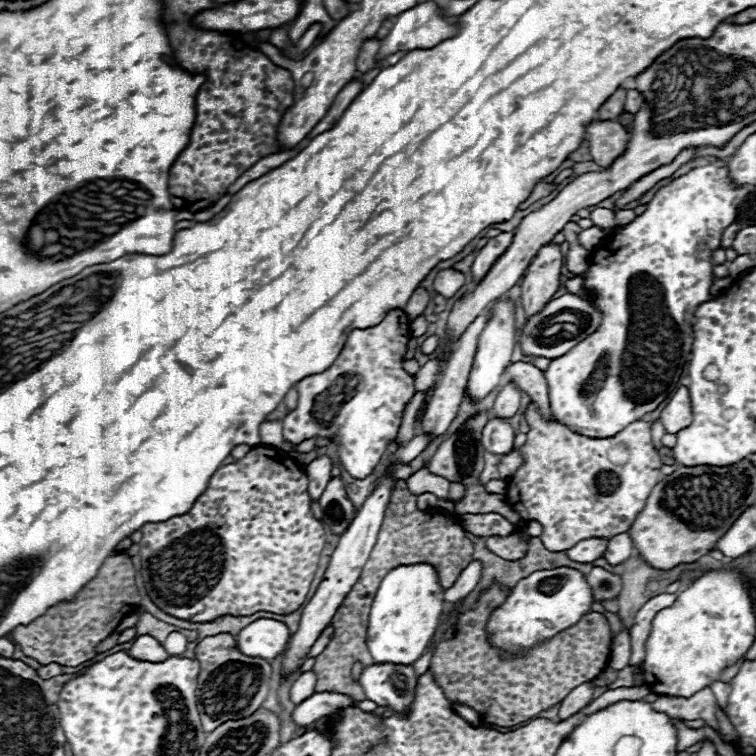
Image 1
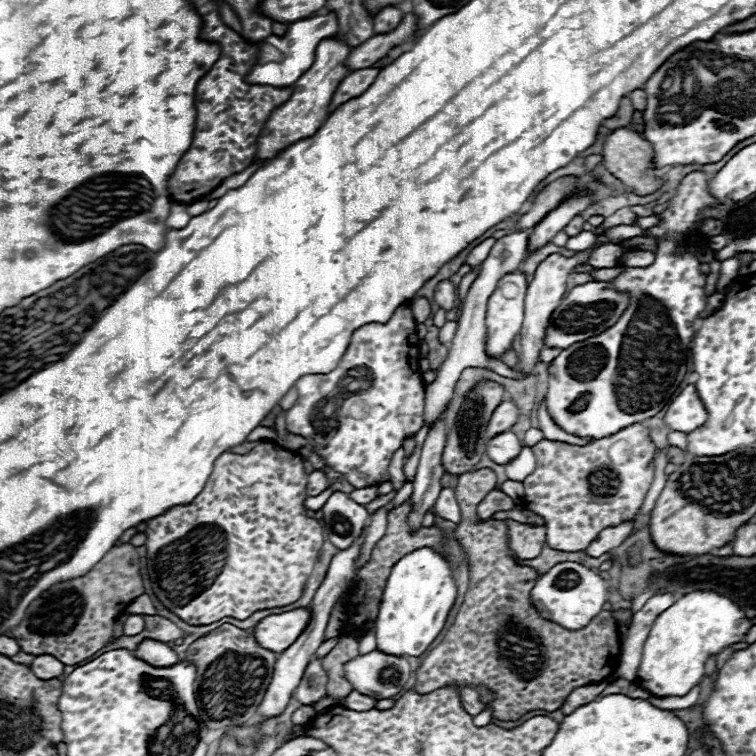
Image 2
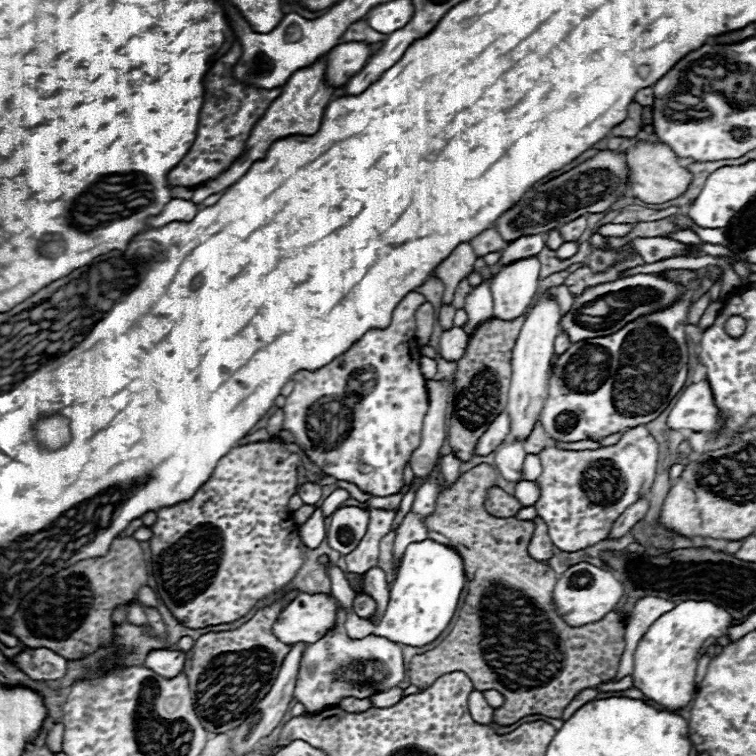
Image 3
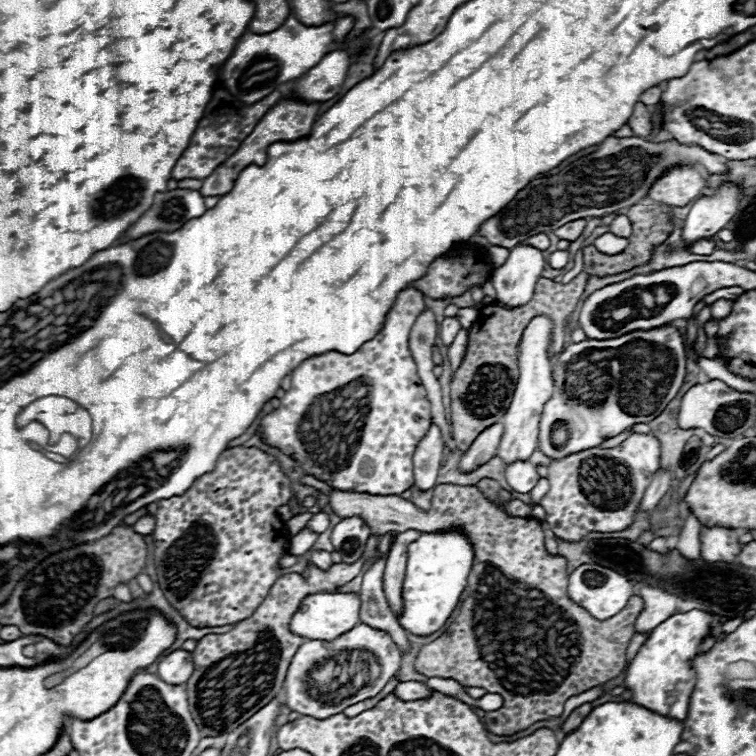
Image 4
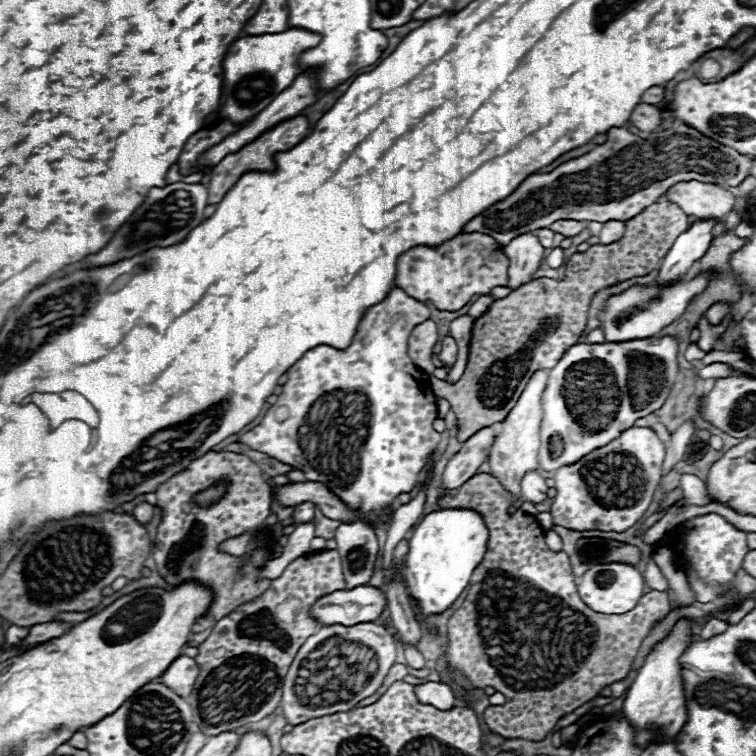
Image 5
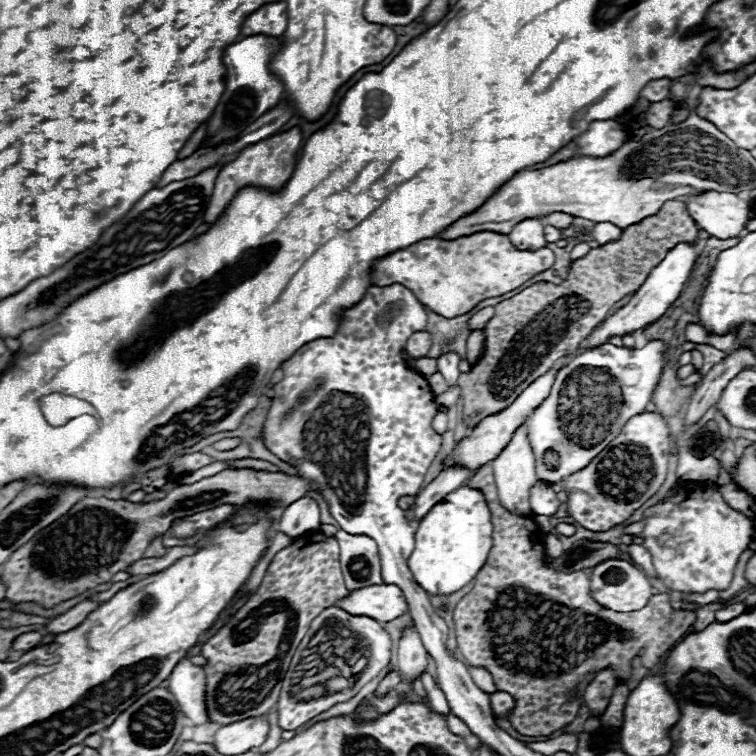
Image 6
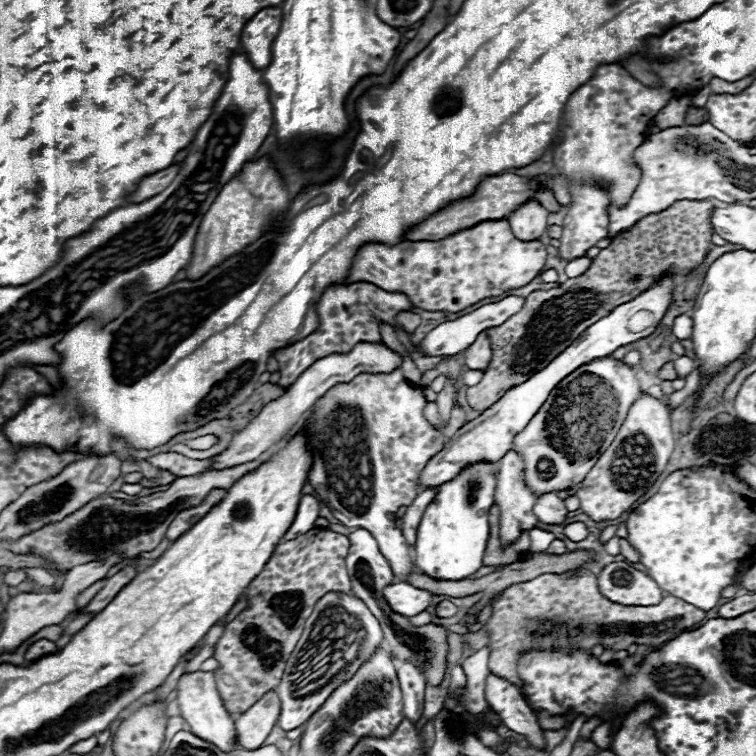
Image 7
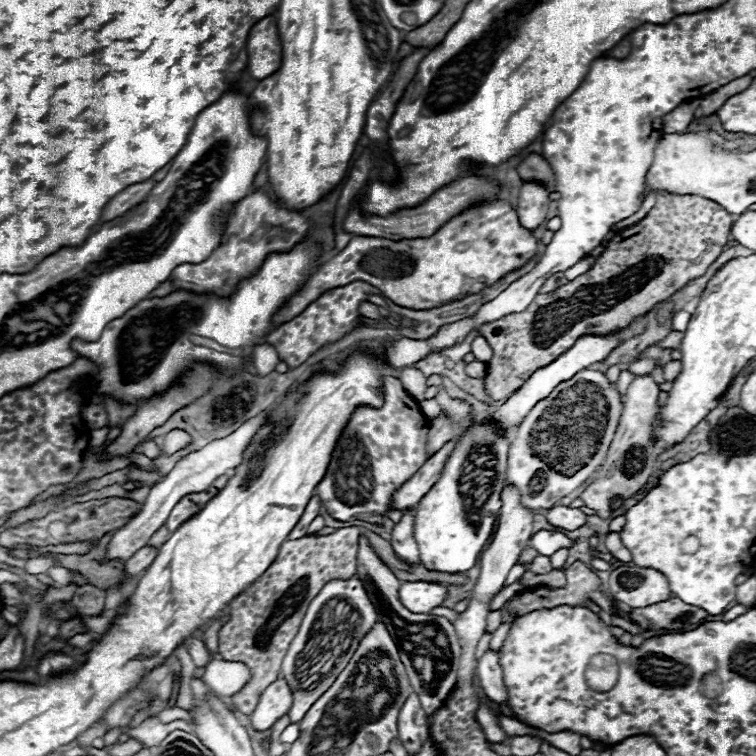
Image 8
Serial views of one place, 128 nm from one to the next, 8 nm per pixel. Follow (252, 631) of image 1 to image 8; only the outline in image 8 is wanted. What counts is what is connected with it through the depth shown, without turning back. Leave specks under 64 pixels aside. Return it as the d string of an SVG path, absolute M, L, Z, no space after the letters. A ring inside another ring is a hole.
M404 582L400 586L400 602L416 614L428 614L432 608L440 606L448 594L446 584L432 582Z

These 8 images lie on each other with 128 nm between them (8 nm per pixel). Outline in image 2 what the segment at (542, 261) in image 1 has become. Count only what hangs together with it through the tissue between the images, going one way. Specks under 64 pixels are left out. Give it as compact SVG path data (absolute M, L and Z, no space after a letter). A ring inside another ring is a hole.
M600 235L597 242L589 249L584 250L584 256L574 256L574 258L564 258L560 254L552 254L548 256L536 270L534 278L528 284L526 290L526 300L524 300L524 322L522 322L522 330L520 330L520 348L522 348L522 356L520 356L520 364L518 368L522 370L522 374L530 376L532 368L540 362L540 350L544 348L544 336L546 336L546 328L550 324L550 316L552 312L560 306L560 300L564 298L566 292L566 278L570 274L570 270L580 264L580 262L587 263L591 253L597 247L605 243L605 237Z

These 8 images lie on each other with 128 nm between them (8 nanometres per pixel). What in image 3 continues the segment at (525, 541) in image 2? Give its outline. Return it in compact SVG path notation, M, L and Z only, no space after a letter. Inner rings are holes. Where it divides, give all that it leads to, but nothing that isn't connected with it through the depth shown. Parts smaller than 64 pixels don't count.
M538 520L538 526L534 530L534 536L532 536L532 542L528 546L528 552L532 558L536 560L550 560L554 554L552 554L552 540L548 536L548 526L544 524L544 520Z

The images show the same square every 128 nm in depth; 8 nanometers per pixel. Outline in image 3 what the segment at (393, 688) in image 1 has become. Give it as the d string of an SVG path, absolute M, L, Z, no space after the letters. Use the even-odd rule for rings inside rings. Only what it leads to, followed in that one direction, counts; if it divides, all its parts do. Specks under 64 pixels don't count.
M341 606L338 609L334 629L326 633L326 636L320 638L318 642L308 644L308 648L304 648L304 656L300 660L300 670L298 670L296 688L294 688L294 700L304 704L308 714L316 714L316 712L322 712L324 708L338 706L340 700L348 698L348 696L368 698L372 694L386 692L404 680L404 660L402 660L400 644L396 644L392 640L384 640L382 636L374 634L360 640L350 639L342 626L346 620L346 611ZM366 662L372 664L372 668L374 668L372 672L376 672L376 676L366 678L364 684L360 684L360 682L346 684L342 680L340 670L344 668L344 664L366 664Z

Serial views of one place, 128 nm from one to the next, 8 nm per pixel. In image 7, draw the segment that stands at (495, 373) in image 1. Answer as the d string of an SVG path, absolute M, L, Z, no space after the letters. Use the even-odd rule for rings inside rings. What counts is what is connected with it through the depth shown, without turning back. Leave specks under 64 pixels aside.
M528 200L528 204L522 204L520 208L516 208L516 212L512 212L510 228L518 240L530 242L544 236L544 232L548 230L546 220L548 210L542 208L536 200Z

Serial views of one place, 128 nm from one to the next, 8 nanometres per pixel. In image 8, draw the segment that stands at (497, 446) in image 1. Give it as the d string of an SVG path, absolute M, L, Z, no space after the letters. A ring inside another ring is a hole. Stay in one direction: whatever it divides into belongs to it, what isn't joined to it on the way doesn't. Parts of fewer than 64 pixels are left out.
M554 506L548 512L544 512L550 524L564 530L576 530L586 524L586 514L580 508L566 508L566 506Z

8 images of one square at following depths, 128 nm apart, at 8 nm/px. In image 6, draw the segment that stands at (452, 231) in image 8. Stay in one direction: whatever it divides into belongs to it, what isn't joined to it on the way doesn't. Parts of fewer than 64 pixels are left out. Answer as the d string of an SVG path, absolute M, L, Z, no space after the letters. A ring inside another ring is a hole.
M474 232L456 240L426 238L408 248L378 258L372 264L370 280L374 286L402 284L432 312L454 318L470 312L478 302L516 290L532 276L554 264L550 248L516 250L508 236L498 232Z

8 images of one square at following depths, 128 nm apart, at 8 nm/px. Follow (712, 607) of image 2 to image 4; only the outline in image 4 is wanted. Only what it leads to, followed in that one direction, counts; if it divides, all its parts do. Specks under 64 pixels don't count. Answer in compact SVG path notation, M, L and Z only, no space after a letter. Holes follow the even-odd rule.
M704 610L678 612L658 624L646 644L638 650L636 658L630 662L626 672L626 690L630 692L630 702L648 708L660 716L674 720L684 720L688 714L690 696L696 684L696 674L690 668L690 660L696 656L696 646L710 634L712 616Z

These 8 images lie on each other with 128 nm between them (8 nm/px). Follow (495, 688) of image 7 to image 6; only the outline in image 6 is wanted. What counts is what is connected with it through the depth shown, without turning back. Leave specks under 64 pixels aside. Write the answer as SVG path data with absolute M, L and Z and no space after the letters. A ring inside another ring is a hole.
M492 692L490 700L492 700L492 712L496 714L496 718L508 718L508 714L516 704L514 698L508 696L508 692Z

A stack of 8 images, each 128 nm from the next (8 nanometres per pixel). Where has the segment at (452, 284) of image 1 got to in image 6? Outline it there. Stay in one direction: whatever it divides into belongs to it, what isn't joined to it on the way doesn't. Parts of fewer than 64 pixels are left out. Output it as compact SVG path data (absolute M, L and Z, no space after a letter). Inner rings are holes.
M444 354L438 358L438 372L442 372L448 388L458 384L458 376L460 376L458 364L460 364L460 358L456 354Z

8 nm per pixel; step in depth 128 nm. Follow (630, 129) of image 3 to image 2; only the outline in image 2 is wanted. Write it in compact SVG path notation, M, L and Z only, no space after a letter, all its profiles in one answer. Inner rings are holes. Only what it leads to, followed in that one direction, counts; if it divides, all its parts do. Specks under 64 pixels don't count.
M622 98L622 100L620 100L620 108L618 108L616 116L614 116L614 118L604 120L604 126L606 126L608 130L628 128L628 126L632 124L632 114L634 114L634 108L632 108L630 98Z

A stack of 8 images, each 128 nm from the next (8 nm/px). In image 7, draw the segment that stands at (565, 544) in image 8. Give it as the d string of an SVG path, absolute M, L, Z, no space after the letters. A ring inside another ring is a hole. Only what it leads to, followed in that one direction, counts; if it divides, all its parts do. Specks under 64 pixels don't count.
M534 528L530 532L530 552L546 552L550 542L554 540L554 534L552 532L546 532L546 530L538 530Z

